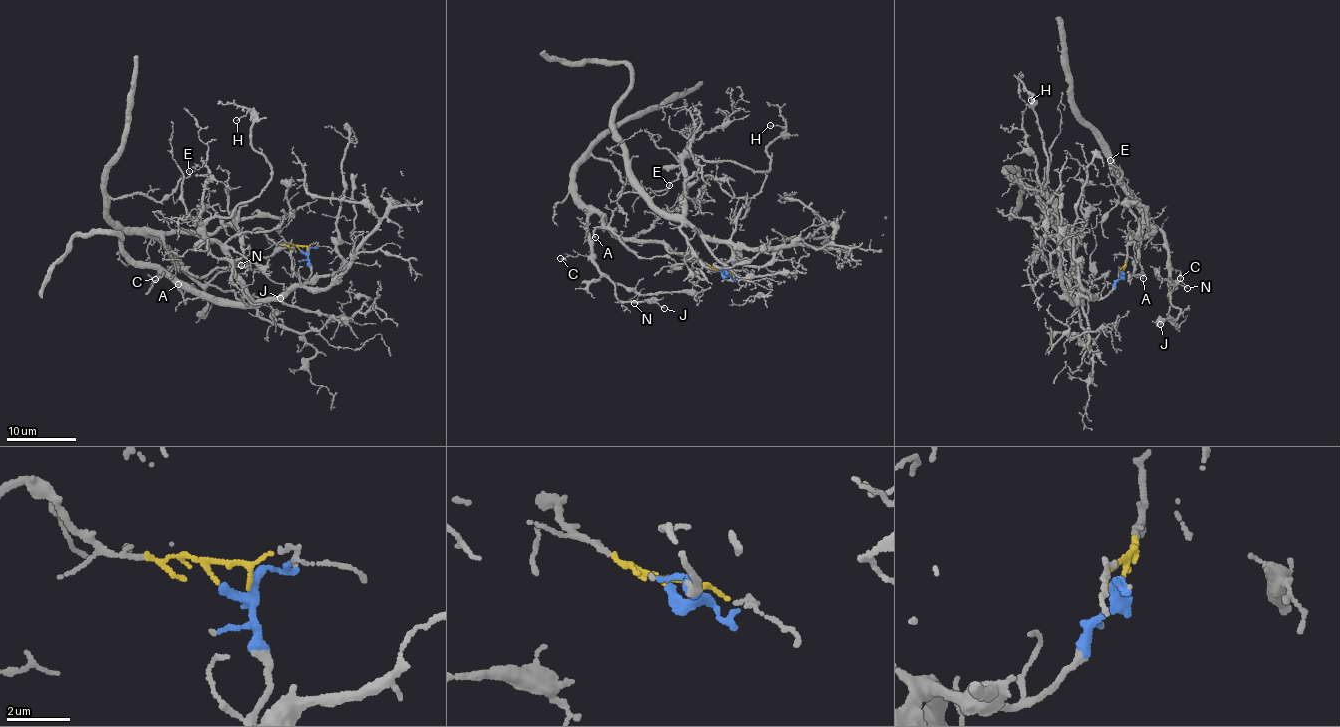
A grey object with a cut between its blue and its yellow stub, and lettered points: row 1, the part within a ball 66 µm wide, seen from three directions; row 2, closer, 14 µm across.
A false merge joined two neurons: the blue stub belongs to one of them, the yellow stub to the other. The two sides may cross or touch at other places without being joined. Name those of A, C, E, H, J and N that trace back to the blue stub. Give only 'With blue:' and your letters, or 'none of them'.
With blue: H

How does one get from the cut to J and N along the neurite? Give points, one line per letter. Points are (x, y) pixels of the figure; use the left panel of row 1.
J: (300, 250), (259, 229), (227, 225), (212, 233), (148, 232), (202, 284), (238, 299), (280, 298)
N: (300, 250), (276, 243), (259, 229), (237, 231), (227, 225), (212, 233), (149, 231), (202, 284), (241, 264)

